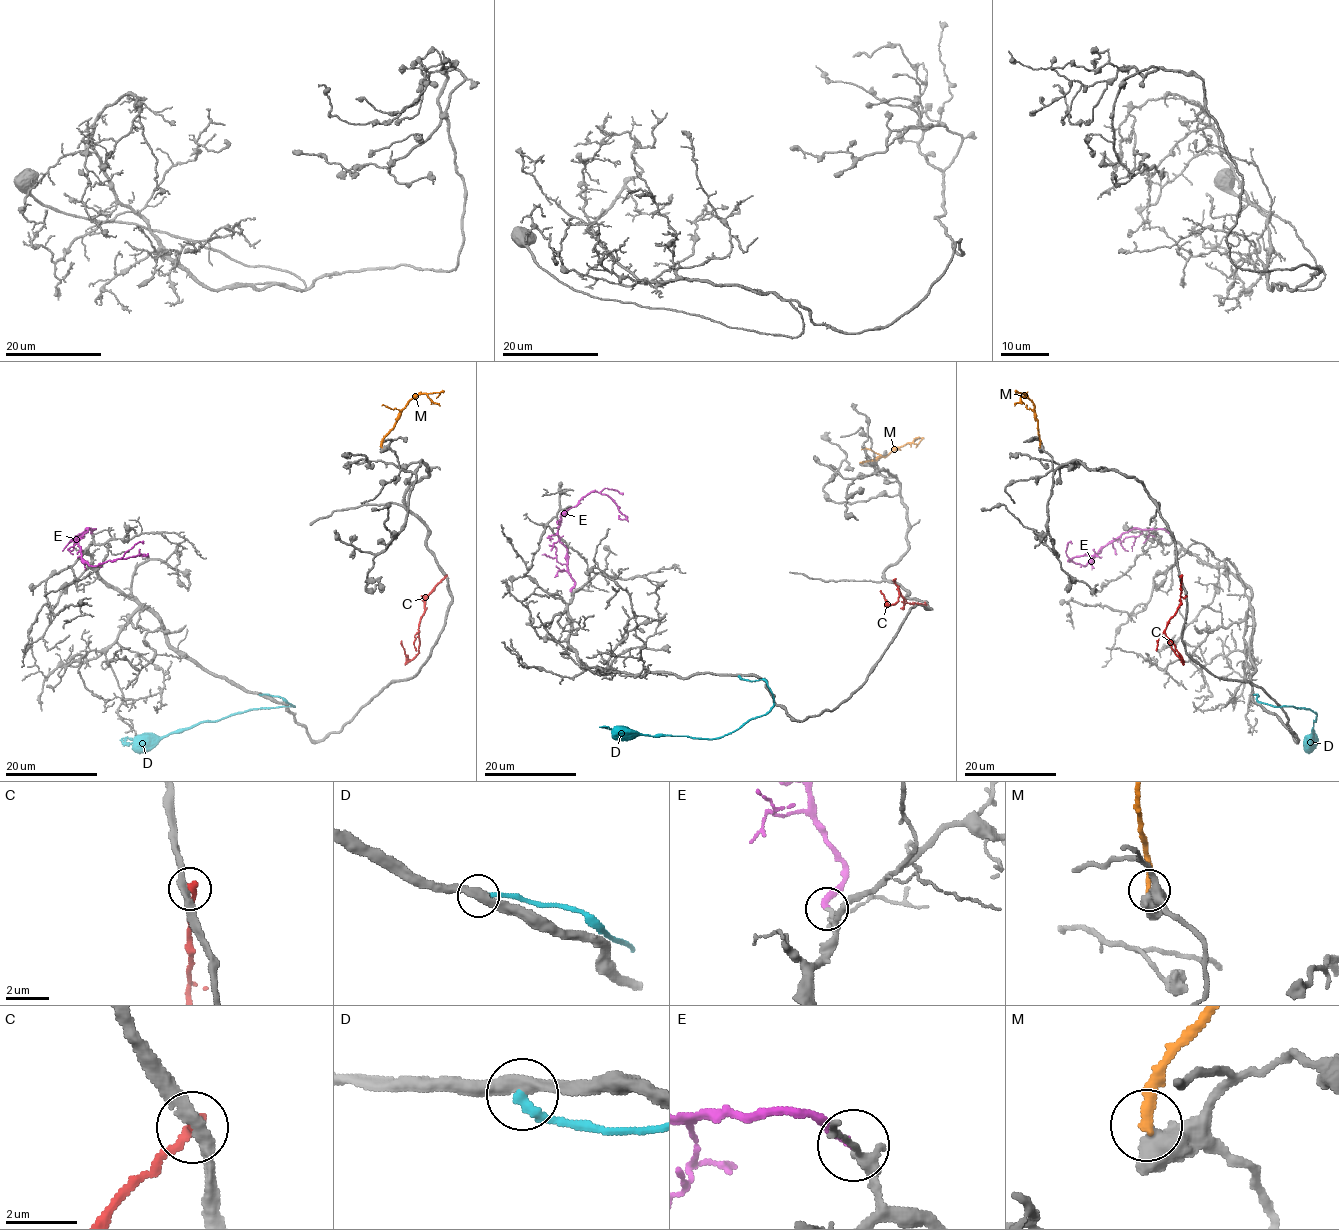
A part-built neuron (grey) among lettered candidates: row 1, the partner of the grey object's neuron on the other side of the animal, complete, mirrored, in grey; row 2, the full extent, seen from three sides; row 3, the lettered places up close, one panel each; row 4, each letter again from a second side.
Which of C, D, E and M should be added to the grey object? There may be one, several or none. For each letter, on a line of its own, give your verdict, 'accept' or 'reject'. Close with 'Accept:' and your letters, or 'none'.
C: reject
D: reject
E: accept
M: reject
Accept: E

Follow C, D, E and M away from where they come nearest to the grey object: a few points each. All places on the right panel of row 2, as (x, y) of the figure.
C: (1180, 576), (1180, 600), (1177, 612), (1165, 630), (1165, 637), (1181, 660), (1168, 640)
D: (1253, 694), (1258, 696), (1260, 702), (1273, 706), (1310, 708), (1317, 719), (1312, 736), (1304, 740)
E: (1169, 532), (1163, 529), (1130, 529), (1111, 541), (1084, 566), (1069, 560), (1097, 554), (1092, 549)
M: (1040, 446), (1034, 404), (1025, 395), (1016, 393), (1025, 397)

